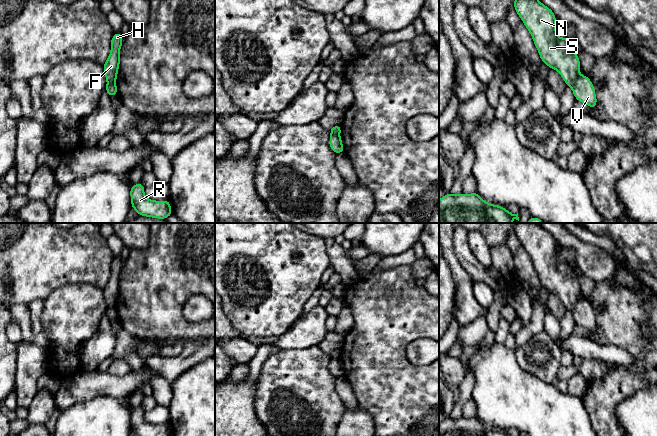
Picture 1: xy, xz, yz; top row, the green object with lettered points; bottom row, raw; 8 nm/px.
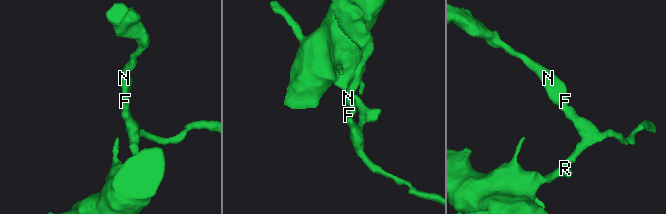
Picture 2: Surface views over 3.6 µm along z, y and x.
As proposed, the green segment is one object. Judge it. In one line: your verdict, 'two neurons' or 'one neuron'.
two neurons

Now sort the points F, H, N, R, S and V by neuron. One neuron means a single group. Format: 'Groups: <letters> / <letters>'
Groups: F H N S / R V

